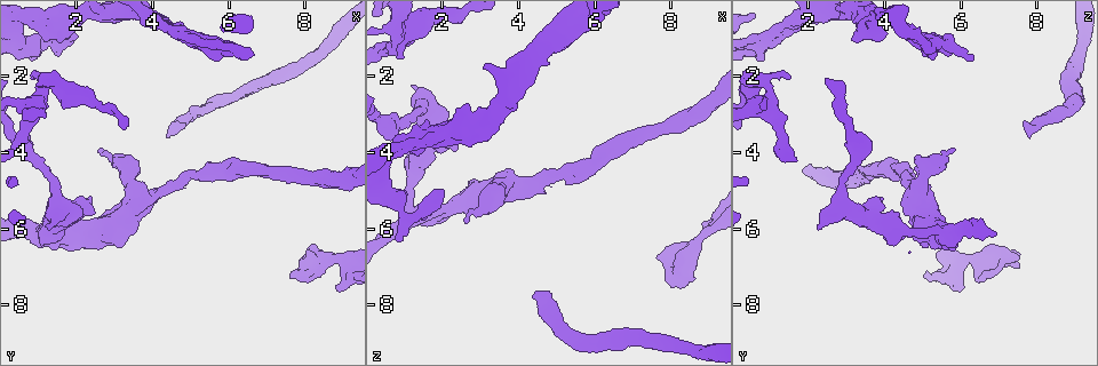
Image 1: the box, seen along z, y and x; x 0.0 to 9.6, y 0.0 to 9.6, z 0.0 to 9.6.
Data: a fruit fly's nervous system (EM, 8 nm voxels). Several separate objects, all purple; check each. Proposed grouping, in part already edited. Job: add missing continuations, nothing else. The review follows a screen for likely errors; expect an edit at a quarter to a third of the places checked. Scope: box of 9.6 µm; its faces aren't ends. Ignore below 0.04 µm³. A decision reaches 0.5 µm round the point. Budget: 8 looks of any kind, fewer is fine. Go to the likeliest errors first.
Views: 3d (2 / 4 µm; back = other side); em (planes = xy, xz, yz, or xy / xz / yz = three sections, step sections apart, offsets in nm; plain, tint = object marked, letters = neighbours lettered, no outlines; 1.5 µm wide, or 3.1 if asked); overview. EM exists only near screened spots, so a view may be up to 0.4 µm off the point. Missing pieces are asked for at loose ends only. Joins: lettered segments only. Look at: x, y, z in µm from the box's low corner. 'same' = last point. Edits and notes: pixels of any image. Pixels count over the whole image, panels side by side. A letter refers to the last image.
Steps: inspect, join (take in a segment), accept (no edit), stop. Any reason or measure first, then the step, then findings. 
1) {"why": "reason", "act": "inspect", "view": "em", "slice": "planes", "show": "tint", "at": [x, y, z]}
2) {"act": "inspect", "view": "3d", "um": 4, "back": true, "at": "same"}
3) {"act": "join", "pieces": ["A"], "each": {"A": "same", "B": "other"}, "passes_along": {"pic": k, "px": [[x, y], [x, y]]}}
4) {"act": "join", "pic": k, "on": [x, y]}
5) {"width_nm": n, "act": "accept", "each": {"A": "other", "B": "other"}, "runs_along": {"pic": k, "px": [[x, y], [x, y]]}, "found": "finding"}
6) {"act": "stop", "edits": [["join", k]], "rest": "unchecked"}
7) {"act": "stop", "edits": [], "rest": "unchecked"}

{"why": "free end", "act": "inspect", "view": "em", "um": 3.1, "slice": "yz", "step": 8, "show": "tint", "at": [2.55, 3.95, 5.80]}

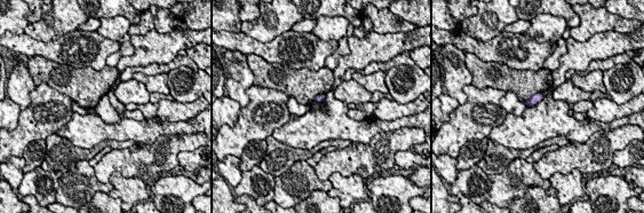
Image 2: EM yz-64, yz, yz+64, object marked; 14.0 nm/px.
{"why": "see the neighbours", "act": "inspect", "view": "em", "um": 3.1, "slice": "yz", "step": 8, "show": "letters", "at": "same"}

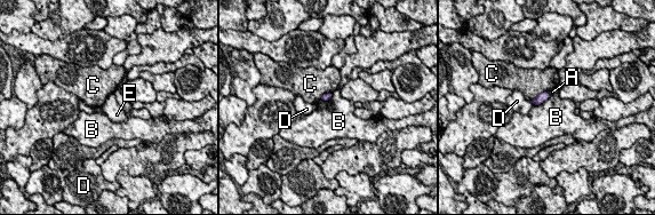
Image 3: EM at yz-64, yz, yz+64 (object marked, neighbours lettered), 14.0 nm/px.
{"act": "accept", "each": {"A": "other", "B": "other", "C": "other", "D": "other", "E": "other"}, "border": {"pic": 3, "px": [[329, 98], [320, 102]]}, "found": "none of them fits"}

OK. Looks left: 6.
{"why": "an open end", "act": "inspect", "view": "em", "slice": "planes", "show": "letters", "at": [1.20, 6.00, 2.25]}

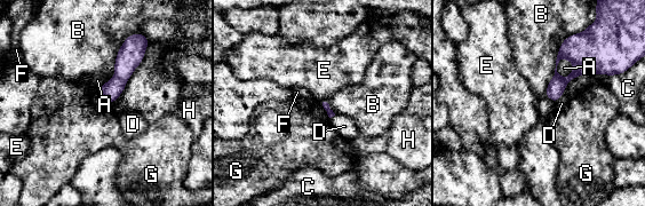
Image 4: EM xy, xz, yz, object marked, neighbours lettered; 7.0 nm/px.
{"act": "accept", "each": {"A": "other", "B": "other", "C": "other", "D": "other", "E": "other", "F": "other", "G": "other", "H": "other"}, "found": "no lettered segment goes on from it"}

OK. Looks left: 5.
{"why": "an open end", "act": "inspect", "view": "em", "slice": "planes", "show": "plain", "at": [0.85, 2.05, 1.55]}

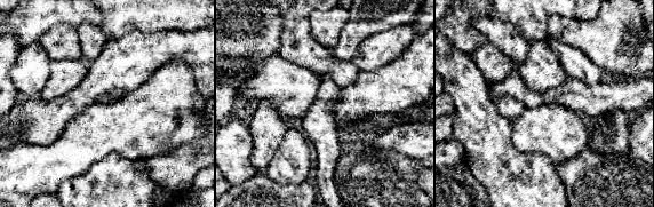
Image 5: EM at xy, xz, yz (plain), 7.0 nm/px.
{"act": "inspect", "view": "em", "slice": "planes", "show": "tint", "at": "same"}

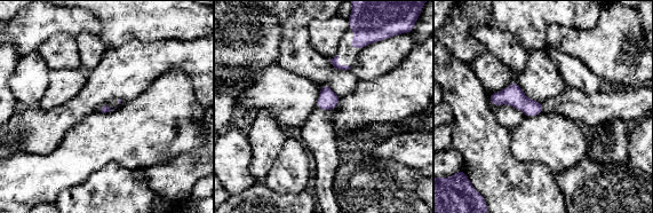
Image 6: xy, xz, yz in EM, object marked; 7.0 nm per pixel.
{"why": "see the neighbours", "act": "inspect", "view": "em", "slice": "planes", "show": "letters", "at": "same"}

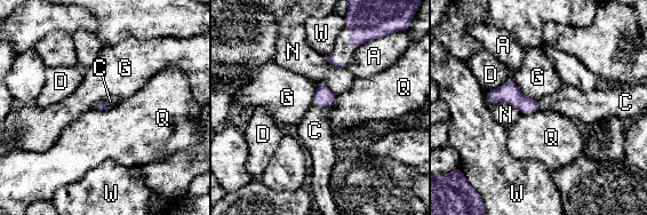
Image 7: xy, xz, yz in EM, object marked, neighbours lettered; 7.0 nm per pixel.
{"act": "join", "pieces": ["C"], "each": {"A": "other", "C": "same", "D": "other", "G": "other", "N": "other", "Q": "other", "W": "other"}, "found": "the cell continues"}

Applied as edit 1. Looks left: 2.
{"why": "see it whole again", "act": "inspect", "view": "overview"}

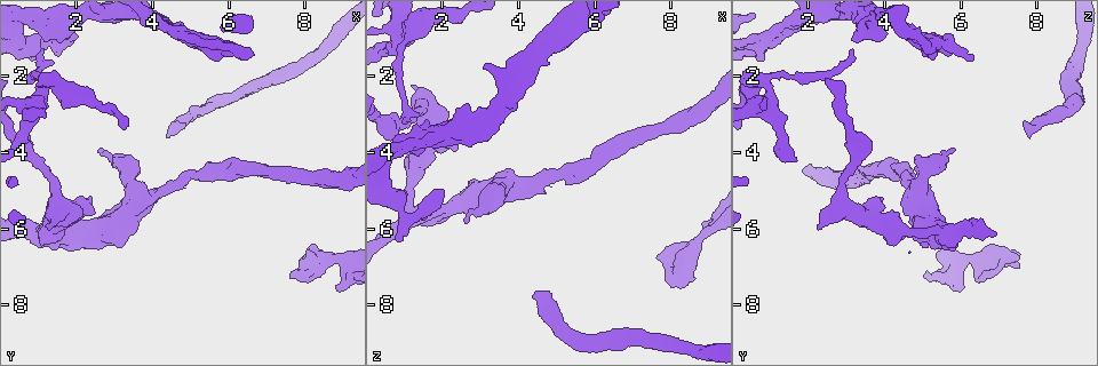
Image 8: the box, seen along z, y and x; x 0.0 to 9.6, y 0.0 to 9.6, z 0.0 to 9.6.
{"why": "an open end", "act": "inspect", "view": "em", "slice": "planes", "show": "letters", "at": [0.80, 1.50, 6.30]}

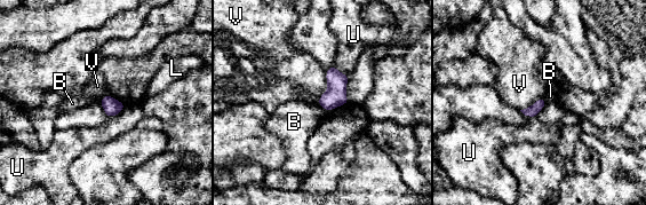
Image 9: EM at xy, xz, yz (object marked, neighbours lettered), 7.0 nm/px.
{"act": "accept", "each": {"B": "other", "L": "other", "U": "other", "V": "other"}, "border": {"pic": 9, "px": [[102, 97], [98, 102]]}, "found": "no lettered segment goes on from it"}

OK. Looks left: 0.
{"act": "stop", "edits": [["join", 7]], "rest": "unchecked"}

